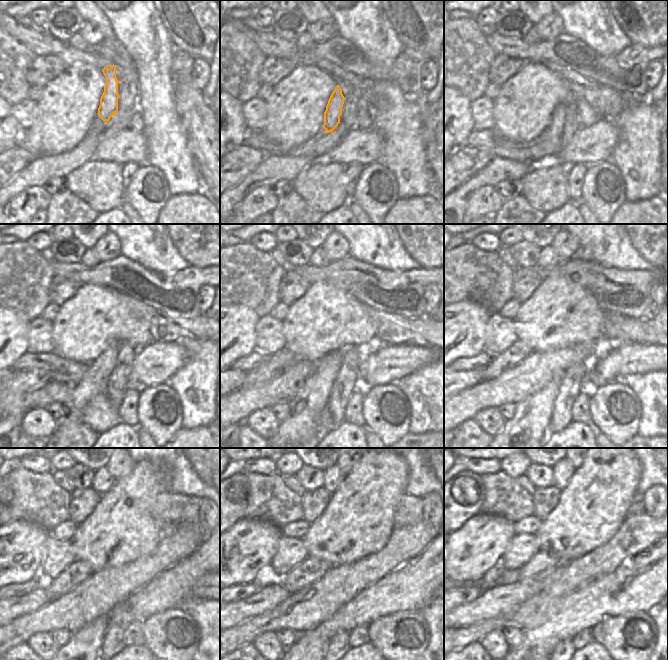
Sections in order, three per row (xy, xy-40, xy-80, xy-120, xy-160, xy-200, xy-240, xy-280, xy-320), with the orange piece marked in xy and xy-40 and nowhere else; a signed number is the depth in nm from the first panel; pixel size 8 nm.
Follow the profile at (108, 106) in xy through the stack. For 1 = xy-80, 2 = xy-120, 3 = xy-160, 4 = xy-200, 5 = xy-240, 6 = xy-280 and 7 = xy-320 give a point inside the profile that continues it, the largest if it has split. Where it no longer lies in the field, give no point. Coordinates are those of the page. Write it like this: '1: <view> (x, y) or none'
1: xy-80 (557, 122)
2: xy-120 (94, 383)
3: xy-160 (302, 423)
4: xy-200 (529, 425)
5: xy-240 (82, 651)
6: xy-280 (308, 651)
7: xy-320 (529, 651)

